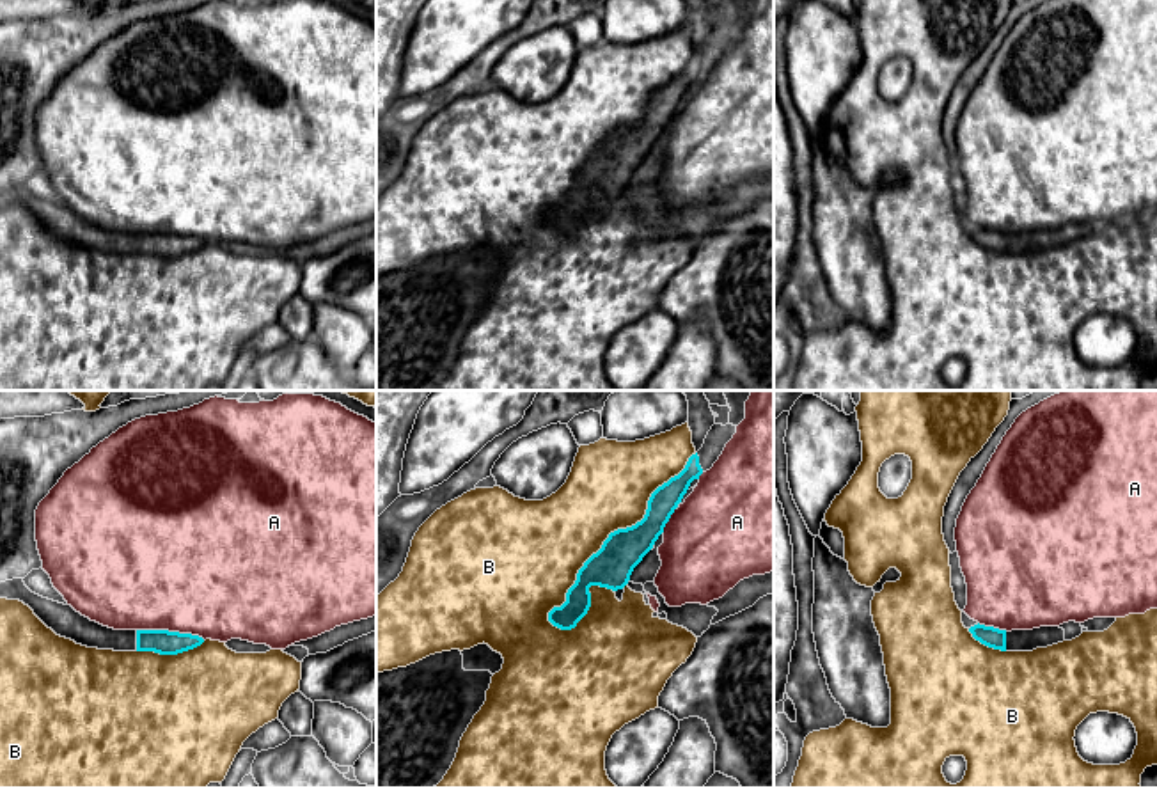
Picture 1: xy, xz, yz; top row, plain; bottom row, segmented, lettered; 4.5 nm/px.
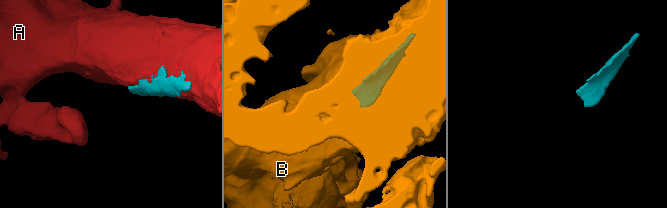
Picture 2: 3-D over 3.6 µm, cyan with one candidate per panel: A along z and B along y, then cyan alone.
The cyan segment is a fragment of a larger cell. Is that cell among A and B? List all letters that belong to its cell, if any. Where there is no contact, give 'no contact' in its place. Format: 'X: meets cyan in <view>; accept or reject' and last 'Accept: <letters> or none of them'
A: meets cyan in xy; reject
B: meets cyan in xz; reject
Accept: none of them

